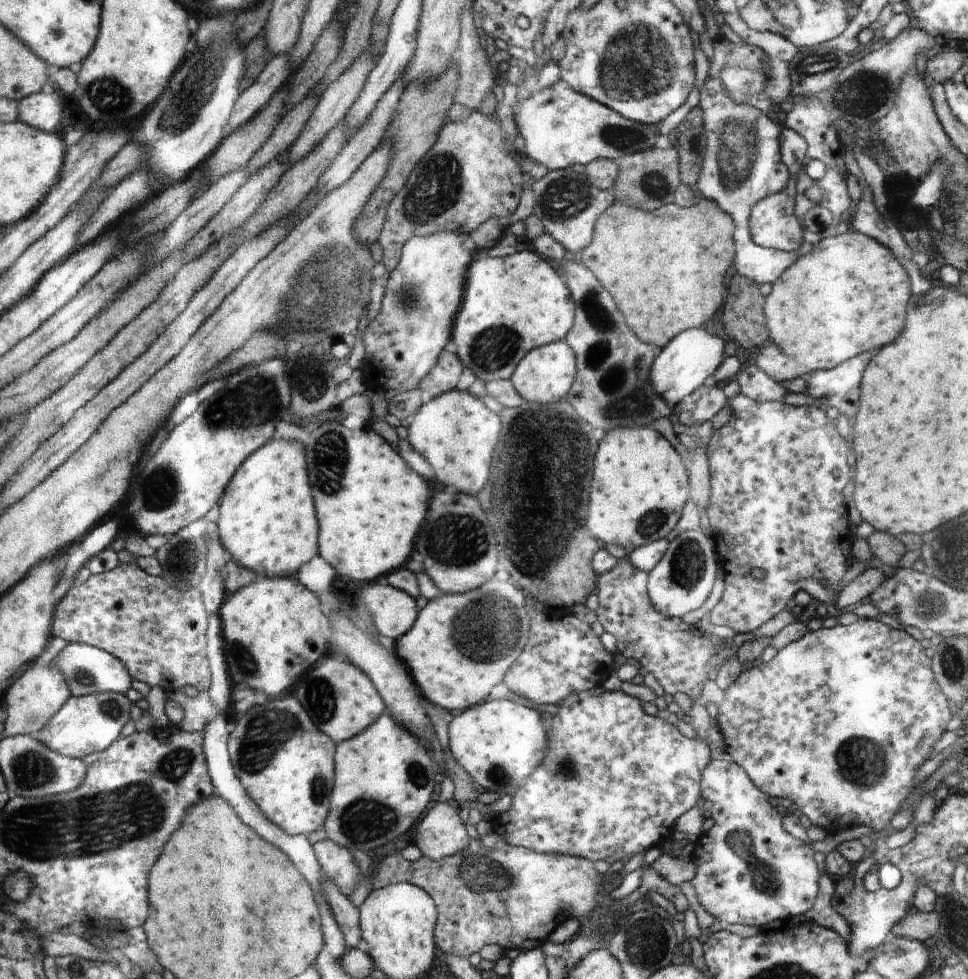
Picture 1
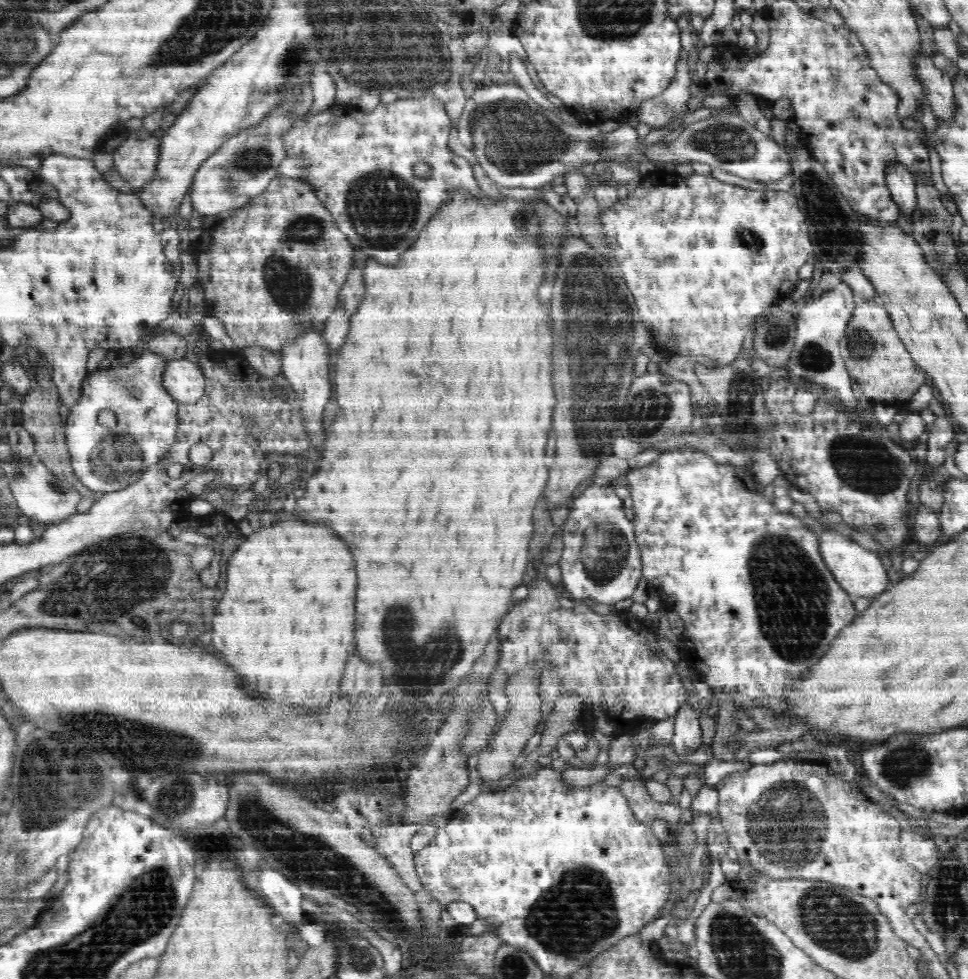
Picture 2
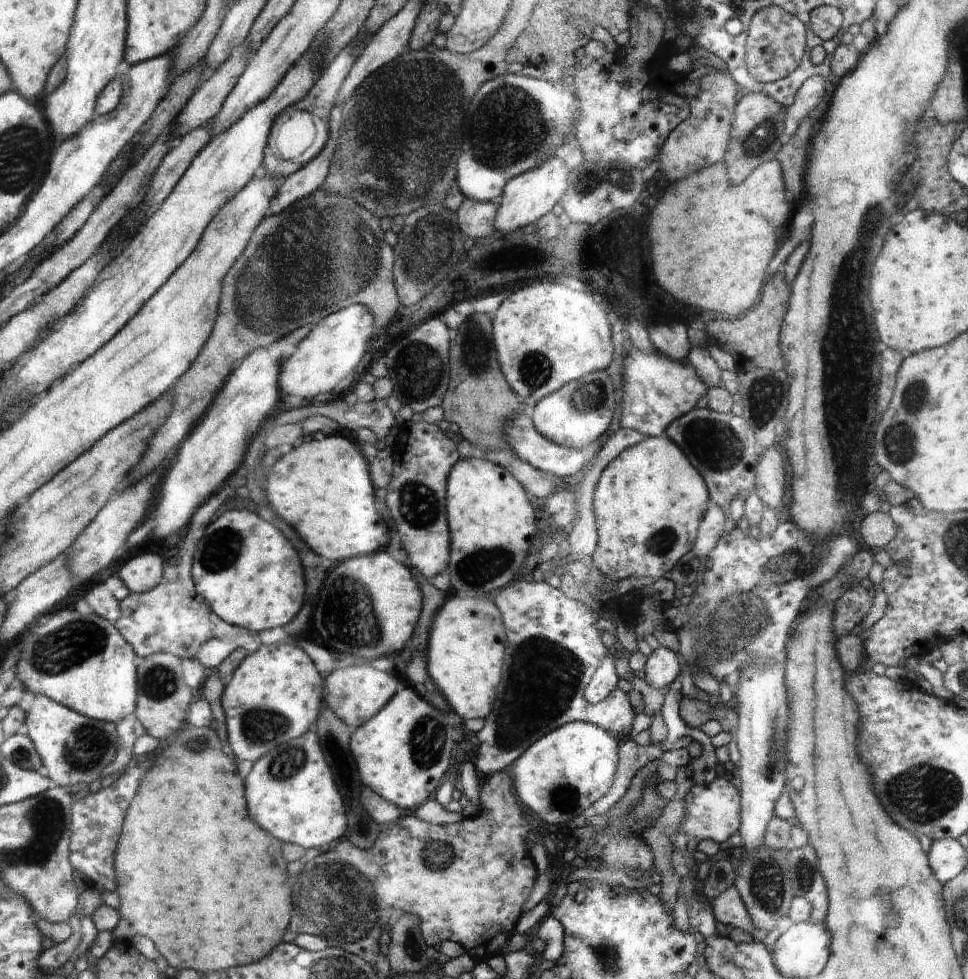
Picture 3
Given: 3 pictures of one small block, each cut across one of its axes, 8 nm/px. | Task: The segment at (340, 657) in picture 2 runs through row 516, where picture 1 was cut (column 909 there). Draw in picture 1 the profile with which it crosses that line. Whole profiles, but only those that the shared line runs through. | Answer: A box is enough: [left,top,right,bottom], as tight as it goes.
[755,227,910,382]

